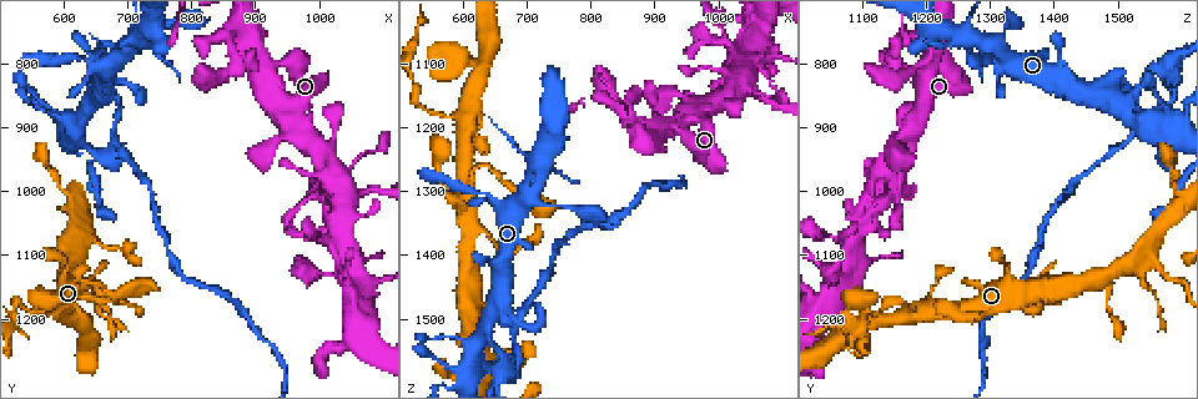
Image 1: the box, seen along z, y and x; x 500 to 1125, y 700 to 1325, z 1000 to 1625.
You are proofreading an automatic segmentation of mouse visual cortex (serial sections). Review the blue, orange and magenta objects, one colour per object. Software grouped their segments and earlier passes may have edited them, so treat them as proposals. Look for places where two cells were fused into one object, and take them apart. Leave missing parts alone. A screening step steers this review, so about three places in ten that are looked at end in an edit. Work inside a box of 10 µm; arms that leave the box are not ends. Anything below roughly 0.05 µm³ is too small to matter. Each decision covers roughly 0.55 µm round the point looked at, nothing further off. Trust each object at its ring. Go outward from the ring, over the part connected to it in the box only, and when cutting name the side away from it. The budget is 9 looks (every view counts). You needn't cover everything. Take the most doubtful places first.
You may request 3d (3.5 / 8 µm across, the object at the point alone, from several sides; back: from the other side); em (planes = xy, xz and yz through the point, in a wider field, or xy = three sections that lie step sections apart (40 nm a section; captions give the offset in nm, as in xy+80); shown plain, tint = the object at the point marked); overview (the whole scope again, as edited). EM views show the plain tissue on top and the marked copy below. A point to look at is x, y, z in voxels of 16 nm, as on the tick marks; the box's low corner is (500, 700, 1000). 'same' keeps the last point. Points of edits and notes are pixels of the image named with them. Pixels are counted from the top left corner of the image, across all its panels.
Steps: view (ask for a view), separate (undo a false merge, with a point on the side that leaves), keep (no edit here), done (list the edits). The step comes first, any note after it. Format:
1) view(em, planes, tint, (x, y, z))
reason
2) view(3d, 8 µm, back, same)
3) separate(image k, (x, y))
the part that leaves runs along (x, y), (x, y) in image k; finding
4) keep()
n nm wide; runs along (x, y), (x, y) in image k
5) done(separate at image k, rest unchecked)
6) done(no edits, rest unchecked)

view(3d, 3.5 µm, back, (1035, 975, 1140))
looks like a crossing

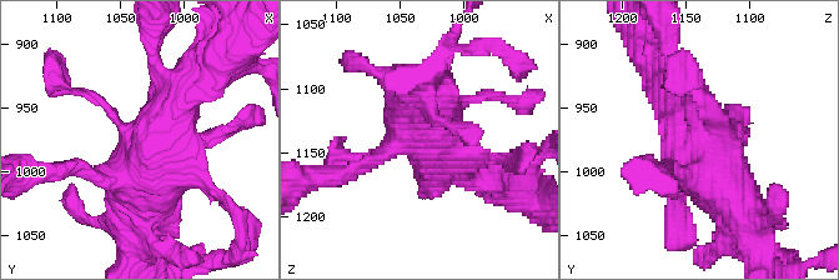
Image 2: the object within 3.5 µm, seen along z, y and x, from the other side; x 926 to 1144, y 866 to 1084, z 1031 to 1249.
view(em, xy, step 3, tint, (1032, 974, 1140))
now the EM

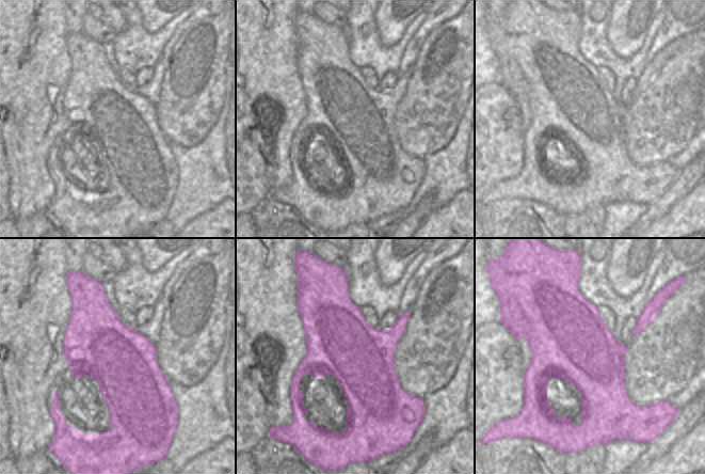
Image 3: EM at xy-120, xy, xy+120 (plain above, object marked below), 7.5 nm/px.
keep()
runs along (668, 81), (739, 208) in image 2; all the same cell

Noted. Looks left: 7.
view(3d, 3.5 µm, (1010, 1075, 1065))

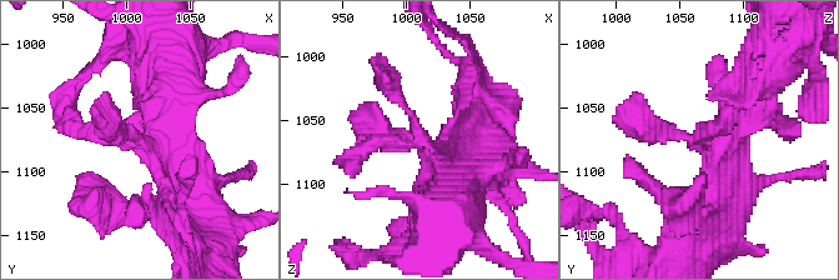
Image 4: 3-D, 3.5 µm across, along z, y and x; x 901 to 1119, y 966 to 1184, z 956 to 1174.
view(em, xy, step 5, tint, (1012, 1076, 1066))
now the EM

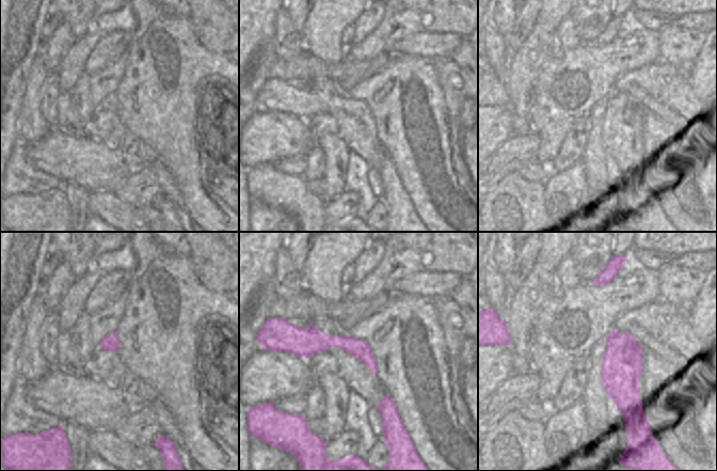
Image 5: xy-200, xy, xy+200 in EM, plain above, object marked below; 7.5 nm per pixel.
keep()
runs along (460, 183), (432, 160), (382, 74) in image 4; all the same cell

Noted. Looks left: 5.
view(3d, 3.5 µm, (595, 1190, 1185))
three arms meet

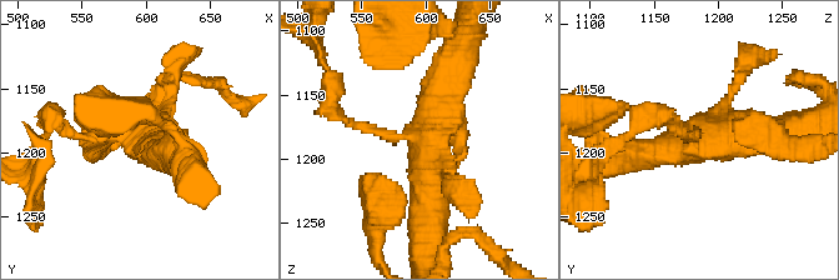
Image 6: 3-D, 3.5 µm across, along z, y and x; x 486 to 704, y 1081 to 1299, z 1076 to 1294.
view(em, xy, step 5, tint, (598, 1188, 1184))
need the tissue

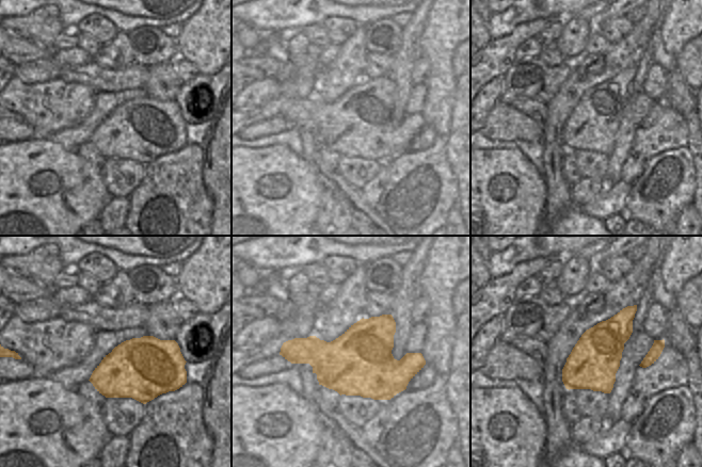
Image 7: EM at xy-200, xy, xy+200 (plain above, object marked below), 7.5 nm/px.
separate(image 6, (356, 125))
two cells meet here

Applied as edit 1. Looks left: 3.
view(overview)
redraw

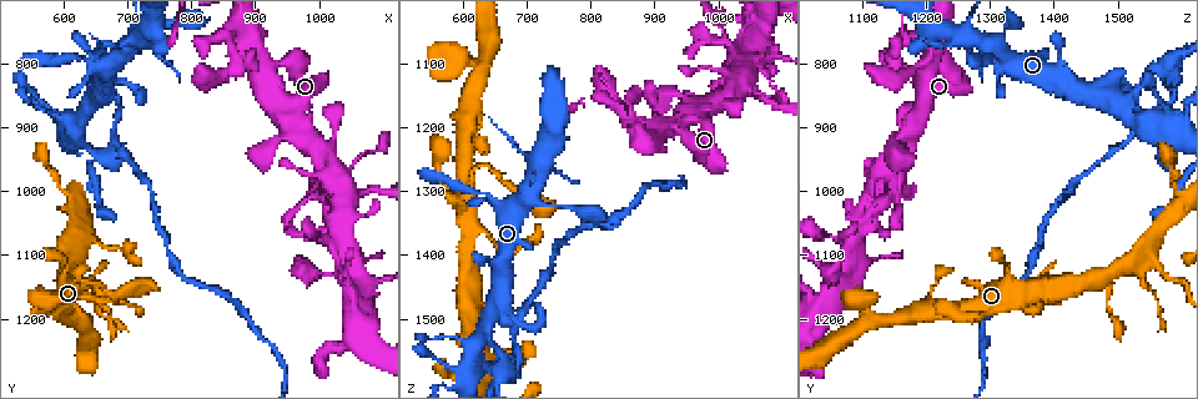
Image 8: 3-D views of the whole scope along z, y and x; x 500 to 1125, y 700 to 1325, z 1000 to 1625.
view(3d, 3.5 µm, (640, 860, 1500))
small branch off a trunk

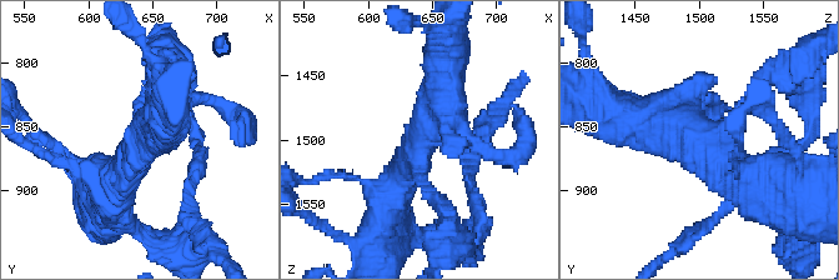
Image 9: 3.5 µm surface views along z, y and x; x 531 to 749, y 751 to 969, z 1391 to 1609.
view(em, xy, step 5, tint, (638, 856, 1502))

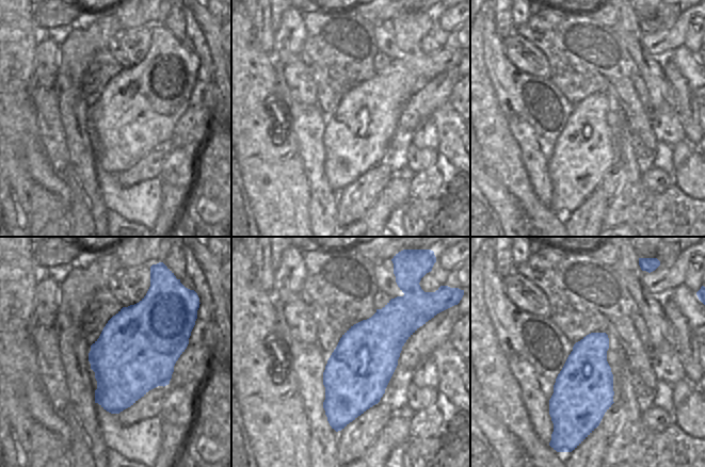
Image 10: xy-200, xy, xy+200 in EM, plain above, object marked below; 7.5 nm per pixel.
keep()
runs along (629, 118), (684, 125), (754, 183) in image 9; one cell here

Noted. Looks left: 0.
done(separate at image 6, rest unchecked)

